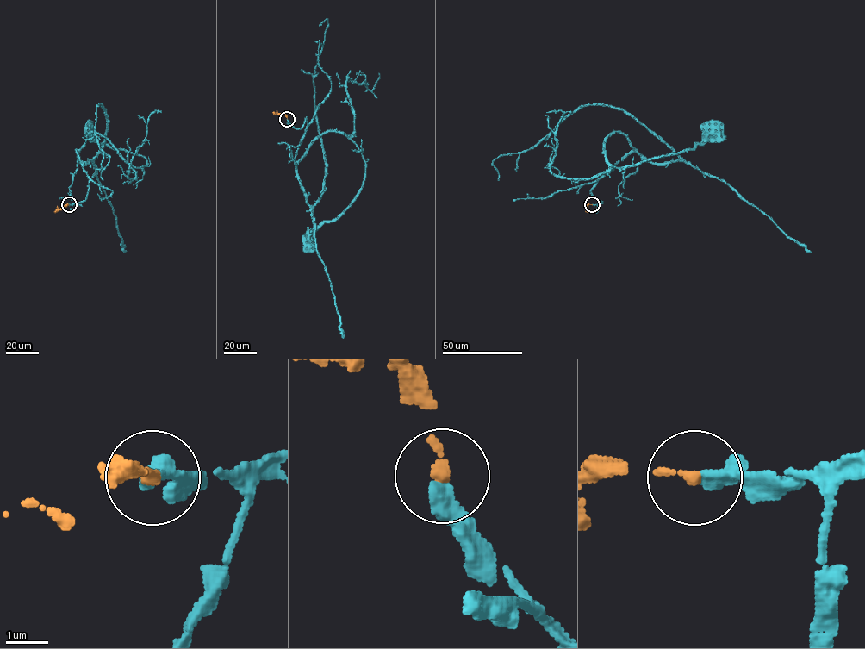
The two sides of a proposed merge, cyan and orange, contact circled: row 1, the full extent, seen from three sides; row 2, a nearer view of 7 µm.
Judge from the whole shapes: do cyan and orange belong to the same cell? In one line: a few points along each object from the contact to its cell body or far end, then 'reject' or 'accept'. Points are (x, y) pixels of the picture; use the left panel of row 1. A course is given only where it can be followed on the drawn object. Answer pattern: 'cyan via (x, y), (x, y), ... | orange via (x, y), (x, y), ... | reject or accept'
cyan via (69, 204), (85, 199), (89, 177), (77, 151), (92, 131), (127, 163), (146, 164), (90, 133) | orange via (69, 204), (54, 211) | accept

